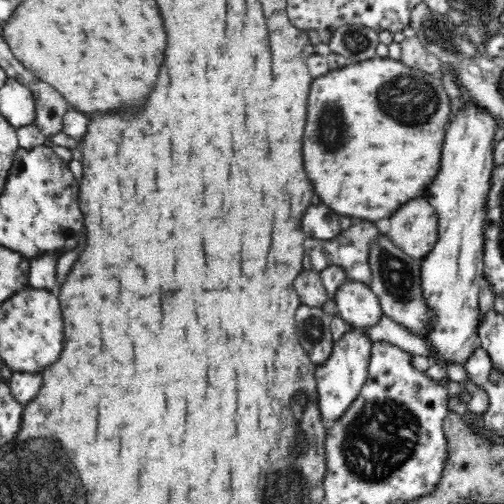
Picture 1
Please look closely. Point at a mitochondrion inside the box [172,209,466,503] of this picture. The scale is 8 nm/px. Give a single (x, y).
(384, 435)

